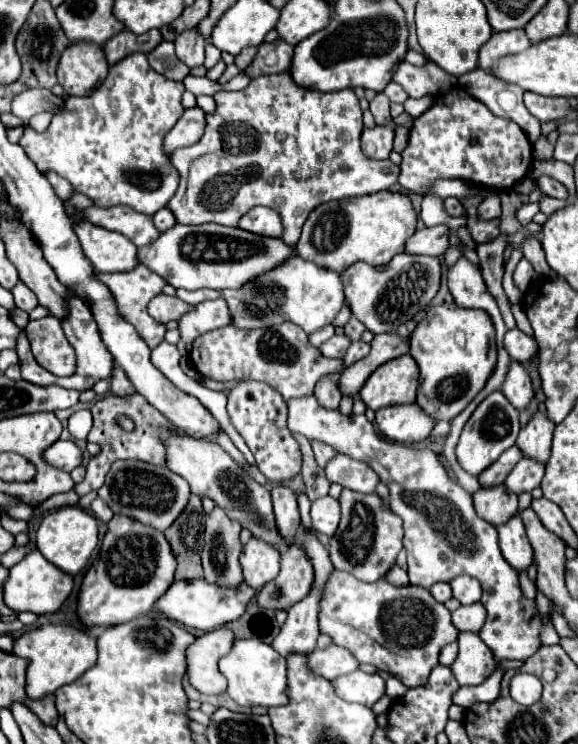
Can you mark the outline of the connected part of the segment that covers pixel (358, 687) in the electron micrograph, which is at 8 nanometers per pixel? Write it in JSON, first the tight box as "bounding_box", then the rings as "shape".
{"bounding_box":[334,670,386,708],"shape":[[[356,670],[334,680],[336,694],[348,702],[358,702],[372,708],[386,692],[386,682],[380,674],[366,674]]]}

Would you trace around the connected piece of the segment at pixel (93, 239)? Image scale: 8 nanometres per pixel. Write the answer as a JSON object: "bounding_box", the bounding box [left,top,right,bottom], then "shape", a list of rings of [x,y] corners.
{"bounding_box":[74,222,140,272],"shape":[[[90,222],[74,226],[74,232],[96,272],[128,272],[140,264],[138,248],[124,234],[92,226]]]}

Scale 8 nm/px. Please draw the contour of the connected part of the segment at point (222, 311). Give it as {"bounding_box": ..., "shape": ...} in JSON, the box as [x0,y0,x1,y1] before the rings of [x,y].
{"bounding_box":[178,298,232,356],"shape":[[[224,298],[198,304],[192,312],[188,312],[180,318],[180,342],[178,342],[180,354],[182,356],[188,354],[192,340],[196,336],[200,336],[208,330],[228,326],[228,324],[232,324],[232,314],[228,314],[228,304],[224,302]]]}

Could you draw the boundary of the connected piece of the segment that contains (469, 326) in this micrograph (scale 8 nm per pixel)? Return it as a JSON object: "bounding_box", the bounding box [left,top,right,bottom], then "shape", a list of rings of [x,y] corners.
{"bounding_box":[410,304,496,422],"shape":[[[442,304],[432,306],[422,322],[416,326],[416,330],[410,336],[410,356],[416,360],[420,368],[420,390],[416,396],[416,404],[436,422],[438,420],[452,420],[456,418],[470,400],[482,390],[486,384],[490,372],[496,364],[496,342],[494,342],[494,326],[486,312],[482,310],[466,310],[456,304]]]}

